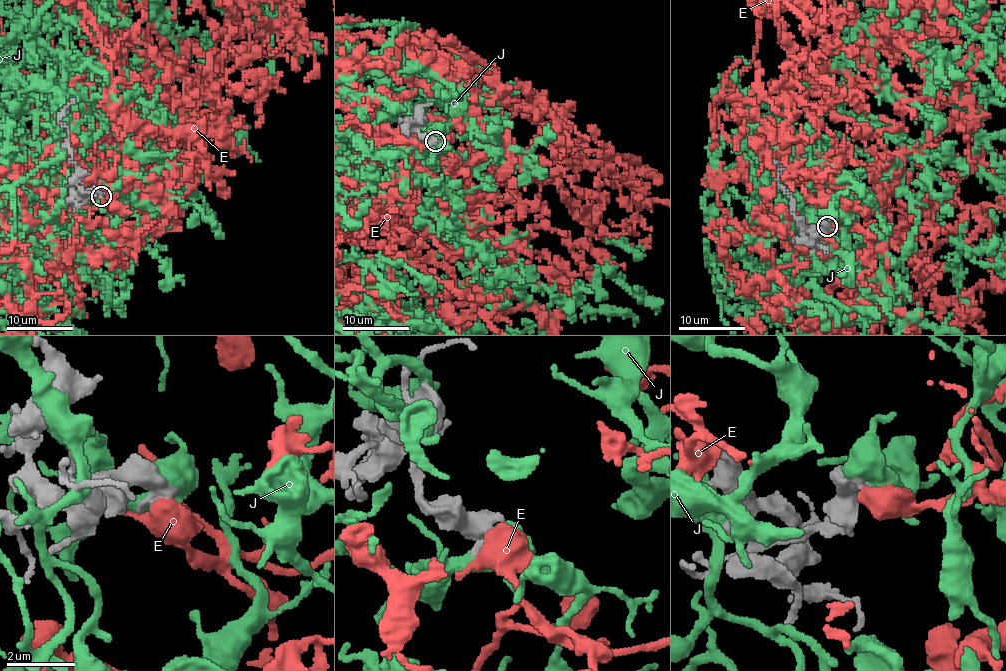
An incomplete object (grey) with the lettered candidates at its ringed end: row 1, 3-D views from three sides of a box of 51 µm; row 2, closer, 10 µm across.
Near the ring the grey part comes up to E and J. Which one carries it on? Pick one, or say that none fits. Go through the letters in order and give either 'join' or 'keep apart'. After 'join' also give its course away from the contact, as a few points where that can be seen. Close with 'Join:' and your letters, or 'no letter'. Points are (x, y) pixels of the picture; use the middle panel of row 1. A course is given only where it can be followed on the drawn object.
E: join
J: keep apart
Join: E

